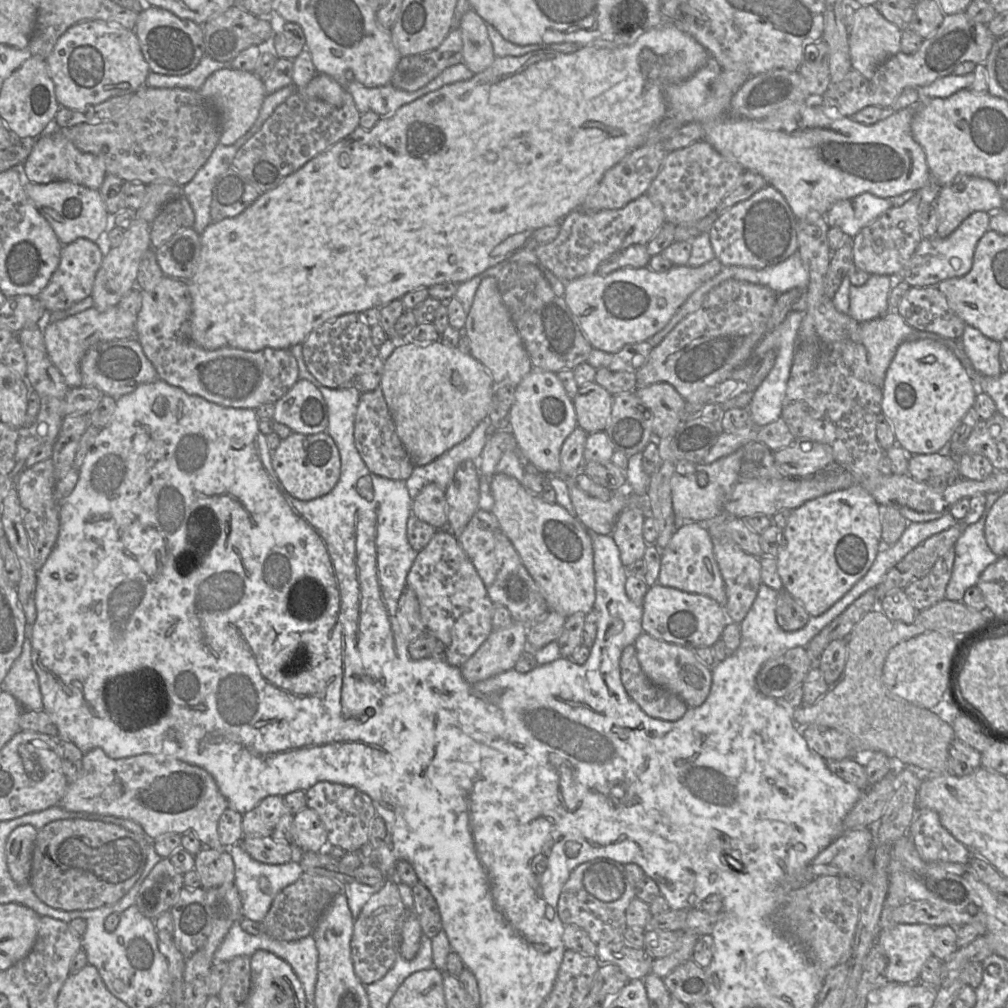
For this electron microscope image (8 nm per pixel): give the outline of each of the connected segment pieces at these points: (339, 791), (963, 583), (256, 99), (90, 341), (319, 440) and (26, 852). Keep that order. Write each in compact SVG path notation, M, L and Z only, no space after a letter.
M329 781L318 782L305 793L307 806L315 810L324 823L328 845L341 848L344 852L354 852L370 843L370 827L377 813L369 795L354 786Z
M988 512L973 524L964 525L962 534L954 545L955 559L951 577L946 586L945 599L961 601L965 591L977 584L985 568L999 557L988 547L984 536L984 524Z
M224 67L212 73L199 89L203 98L213 105L221 118L219 143L231 145L243 136L256 121L267 95L263 80L254 73Z
M92 306L64 319L44 323L44 344L51 362L62 375L66 385L69 388L78 387L82 385L80 363L87 350L101 341L135 338L135 324L130 314L120 312L117 306L105 311L99 311Z
M326 431L317 434L292 432L271 451L271 463L287 492L301 501L310 501L328 494L336 486L341 475L338 447Z
M29 824L18 826L6 841L7 865L12 879L19 885L29 885L32 854L38 830Z

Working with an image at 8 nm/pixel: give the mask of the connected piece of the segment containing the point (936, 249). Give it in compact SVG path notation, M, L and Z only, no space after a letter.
M976 211L970 214L948 237L923 238L903 269L900 279L911 287L927 287L937 286L940 282L949 278L966 275L972 269L976 245L989 230L989 224L990 213Z

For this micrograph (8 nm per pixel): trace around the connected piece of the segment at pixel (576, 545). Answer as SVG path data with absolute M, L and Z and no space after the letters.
M506 474L494 475L488 485L487 508L519 554L538 585L549 611L569 617L593 609L595 574L592 540L587 528L559 504L549 503L528 492L518 480Z

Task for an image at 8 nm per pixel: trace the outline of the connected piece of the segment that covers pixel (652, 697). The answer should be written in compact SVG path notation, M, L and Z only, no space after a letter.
M634 644L626 646L620 657L621 682L629 695L650 717L676 721L688 711L686 703L672 692L659 687L643 672Z

